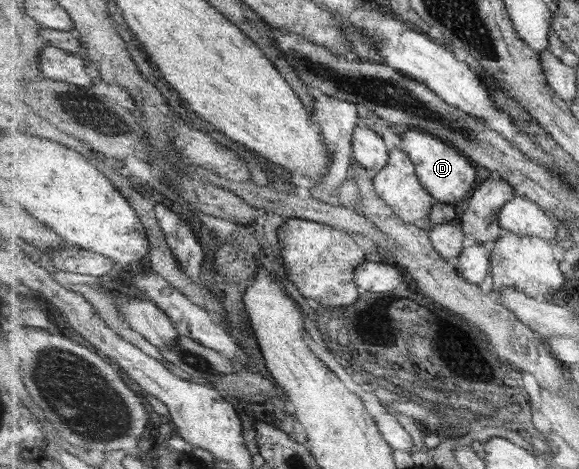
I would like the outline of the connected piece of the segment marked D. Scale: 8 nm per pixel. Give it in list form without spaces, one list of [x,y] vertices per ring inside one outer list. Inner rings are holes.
[[[398,129],[402,139],[402,148],[413,159],[418,177],[422,185],[439,202],[455,204],[470,195],[470,191],[476,187],[476,166],[470,163],[469,156],[465,156],[457,148],[452,147],[445,140],[420,129]]]

